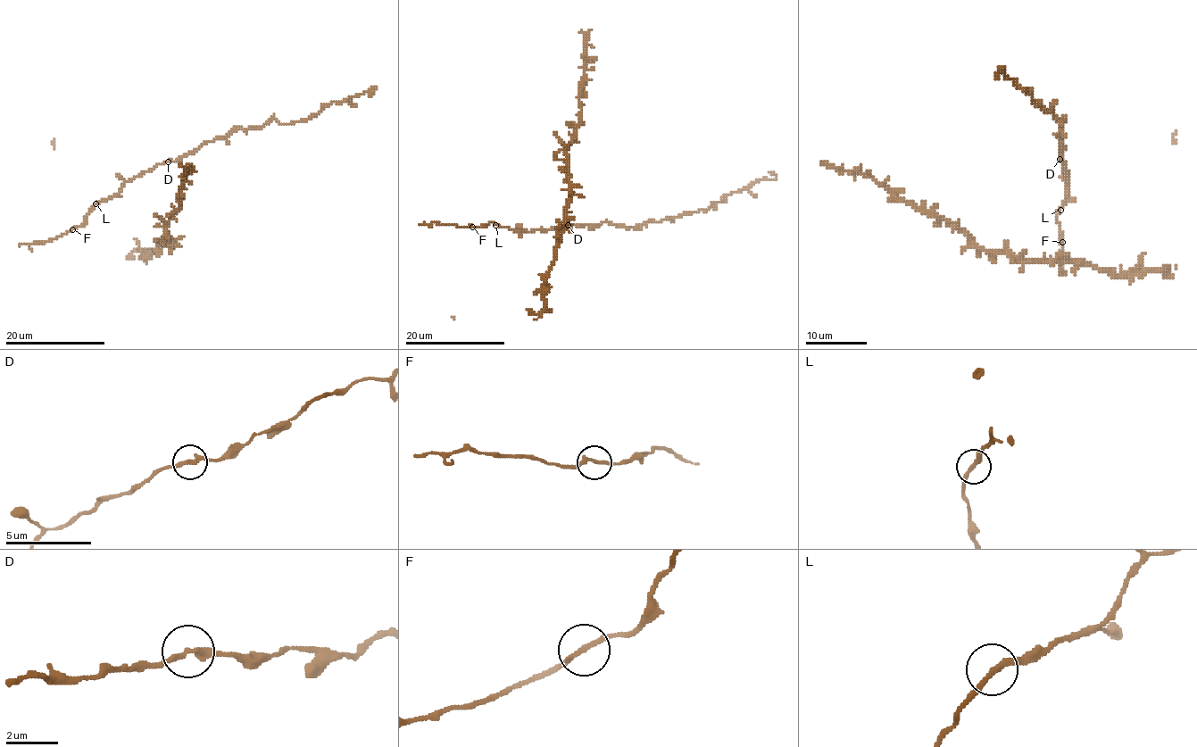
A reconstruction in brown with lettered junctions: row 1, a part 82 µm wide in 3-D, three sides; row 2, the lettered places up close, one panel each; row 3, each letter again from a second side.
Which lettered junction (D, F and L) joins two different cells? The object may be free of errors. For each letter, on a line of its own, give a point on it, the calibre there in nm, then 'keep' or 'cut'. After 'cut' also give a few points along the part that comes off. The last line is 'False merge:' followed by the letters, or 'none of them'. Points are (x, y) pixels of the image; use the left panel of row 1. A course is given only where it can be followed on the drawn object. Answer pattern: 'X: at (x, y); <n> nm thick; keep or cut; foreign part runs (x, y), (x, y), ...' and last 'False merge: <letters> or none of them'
D: at (168, 161); 220 nm thick; keep
F: at (72, 229); 200 nm thick; keep
L: at (95, 203); 200 nm thick; keep
False merge: none of them

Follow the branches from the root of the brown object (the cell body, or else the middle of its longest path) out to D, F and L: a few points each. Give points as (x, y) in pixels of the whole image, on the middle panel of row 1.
D: (525, 231), (551, 230), (567, 225)
F: (525, 231), (511, 230), (494, 222), (472, 227)
L: (525, 231), (495, 225)

